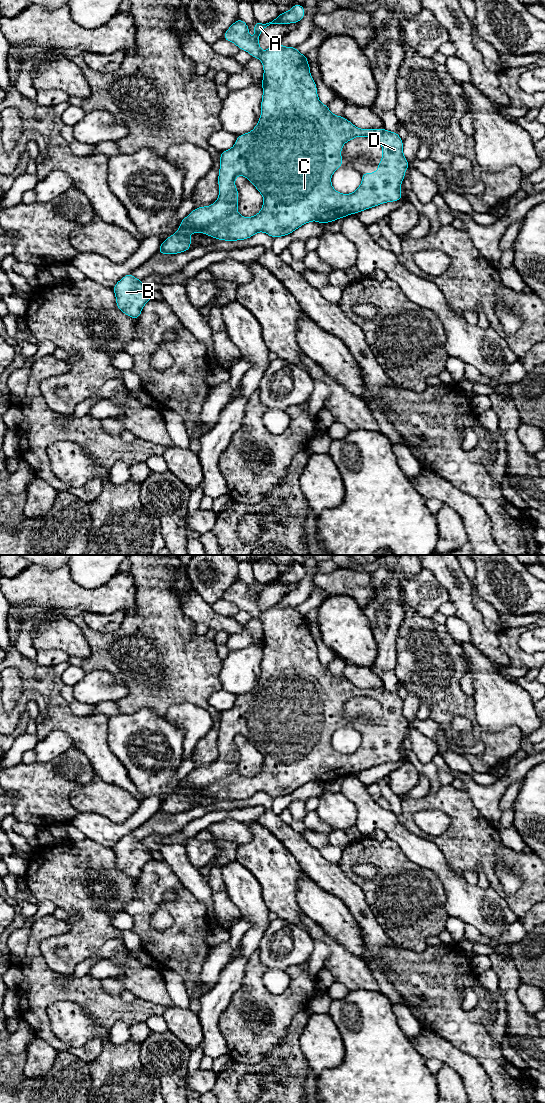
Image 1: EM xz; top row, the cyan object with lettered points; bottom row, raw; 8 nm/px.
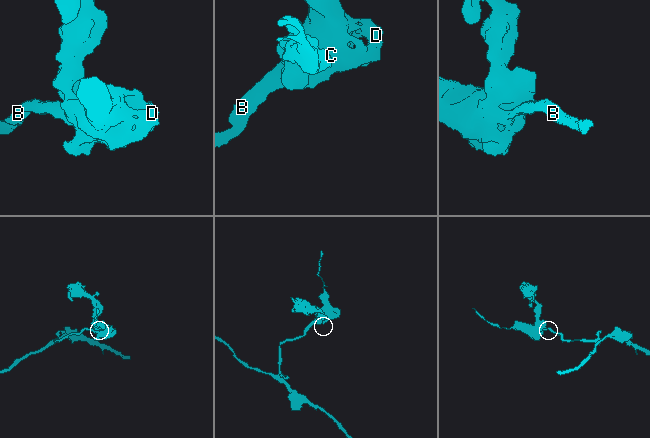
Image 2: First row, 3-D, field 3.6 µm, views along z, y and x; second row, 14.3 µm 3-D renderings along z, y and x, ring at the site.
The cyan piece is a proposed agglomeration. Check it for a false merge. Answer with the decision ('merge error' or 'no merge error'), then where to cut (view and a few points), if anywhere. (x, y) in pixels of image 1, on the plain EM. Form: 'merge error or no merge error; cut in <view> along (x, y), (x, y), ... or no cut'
no merge error; no cut

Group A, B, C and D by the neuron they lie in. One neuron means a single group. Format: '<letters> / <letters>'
A B C D

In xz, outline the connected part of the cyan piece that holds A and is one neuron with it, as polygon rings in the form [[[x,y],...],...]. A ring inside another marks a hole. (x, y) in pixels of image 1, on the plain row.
[[[295,563],[289,571],[279,573],[272,582],[263,584],[255,581],[253,598],[248,593],[248,585],[240,578],[225,592],[223,598],[226,601],[262,622],[261,675],[252,691],[237,696],[235,705],[221,712],[218,759],[211,766],[195,768],[182,779],[178,791],[161,803],[158,814],[188,811],[191,807],[190,795],[194,792],[224,801],[246,800],[259,792],[272,798],[283,797],[311,781],[324,785],[404,758],[401,743],[409,722],[403,714],[403,700],[398,693],[385,688],[360,689],[345,677],[334,675],[327,665],[320,662],[307,615],[299,613],[297,607],[284,607],[278,602],[265,611],[260,609],[259,596],[267,586],[298,583],[304,575],[304,567]],[[355,697],[377,700],[382,706],[382,720],[377,725],[377,731],[362,734],[361,744],[353,753],[342,754],[333,748],[331,737],[342,727],[343,705]],[[238,735],[246,737],[264,758],[261,771],[254,776],[243,777],[238,773],[238,748],[234,745]]]

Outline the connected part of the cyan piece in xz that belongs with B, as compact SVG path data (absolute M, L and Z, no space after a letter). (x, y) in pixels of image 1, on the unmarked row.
M131 832L120 839L114 845L113 850L115 853L117 868L133 879L138 879L144 865L153 859L151 850L142 844L142 839L134 838Z

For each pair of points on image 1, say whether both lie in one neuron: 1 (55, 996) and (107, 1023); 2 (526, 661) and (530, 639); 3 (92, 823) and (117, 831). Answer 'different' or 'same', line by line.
1: same
2: different
3: same

